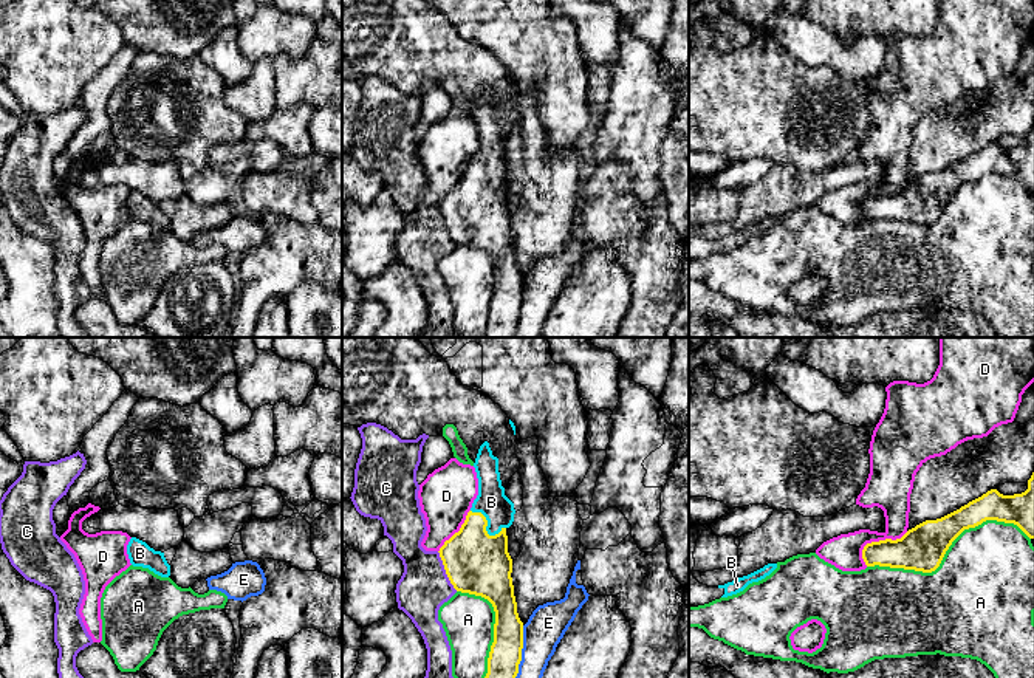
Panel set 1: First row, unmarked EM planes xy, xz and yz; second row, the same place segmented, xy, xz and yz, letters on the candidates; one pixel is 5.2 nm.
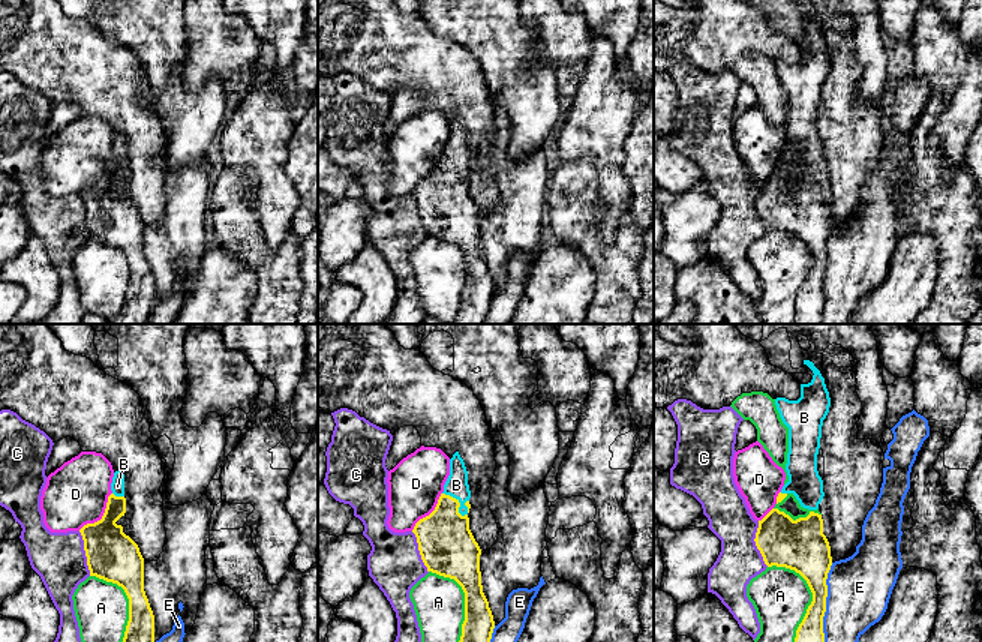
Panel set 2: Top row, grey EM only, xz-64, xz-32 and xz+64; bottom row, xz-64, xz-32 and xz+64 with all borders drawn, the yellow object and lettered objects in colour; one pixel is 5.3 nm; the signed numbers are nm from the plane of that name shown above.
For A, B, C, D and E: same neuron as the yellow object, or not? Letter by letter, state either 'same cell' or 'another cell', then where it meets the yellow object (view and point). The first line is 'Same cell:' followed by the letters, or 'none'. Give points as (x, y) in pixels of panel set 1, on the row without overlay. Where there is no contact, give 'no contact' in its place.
Same cell: B
A: another cell; contact yz (946, 203)
B: same cell; contact xz (486, 178)
C: another cell; contact xz (446, 225)
D: another cell; contact yz (876, 195)
E: another cell; contact xz (520, 308)

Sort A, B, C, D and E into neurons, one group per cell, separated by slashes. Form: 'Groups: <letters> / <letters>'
Groups: A / B / C / D / E

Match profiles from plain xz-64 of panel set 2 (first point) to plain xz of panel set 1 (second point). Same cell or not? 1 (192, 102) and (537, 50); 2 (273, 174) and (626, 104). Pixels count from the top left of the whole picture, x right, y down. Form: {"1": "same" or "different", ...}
{"1": "same", "2": "same"}

